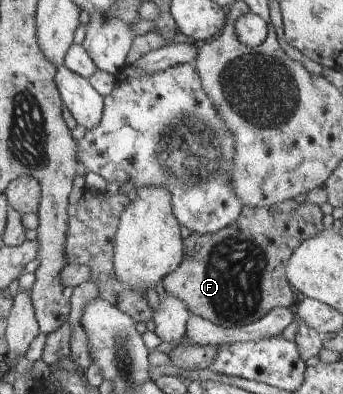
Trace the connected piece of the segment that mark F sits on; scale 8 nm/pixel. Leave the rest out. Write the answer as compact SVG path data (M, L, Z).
M294 200L270 206L268 209L273 213L273 217L267 219L273 221L275 225L279 223L275 233L265 233L263 237L259 237L259 233L253 233L253 229L249 229L251 239L247 239L245 229L241 229L237 223L231 223L215 235L209 235L209 239L206 235L197 237L197 241L191 243L193 247L187 245L185 257L179 267L165 275L162 280L166 293L181 299L191 314L203 317L224 329L241 328L262 319L273 309L289 308L294 303L294 298L289 281L286 279L286 262L305 236L315 236L323 228L324 214L318 205L309 202L300 205Z

